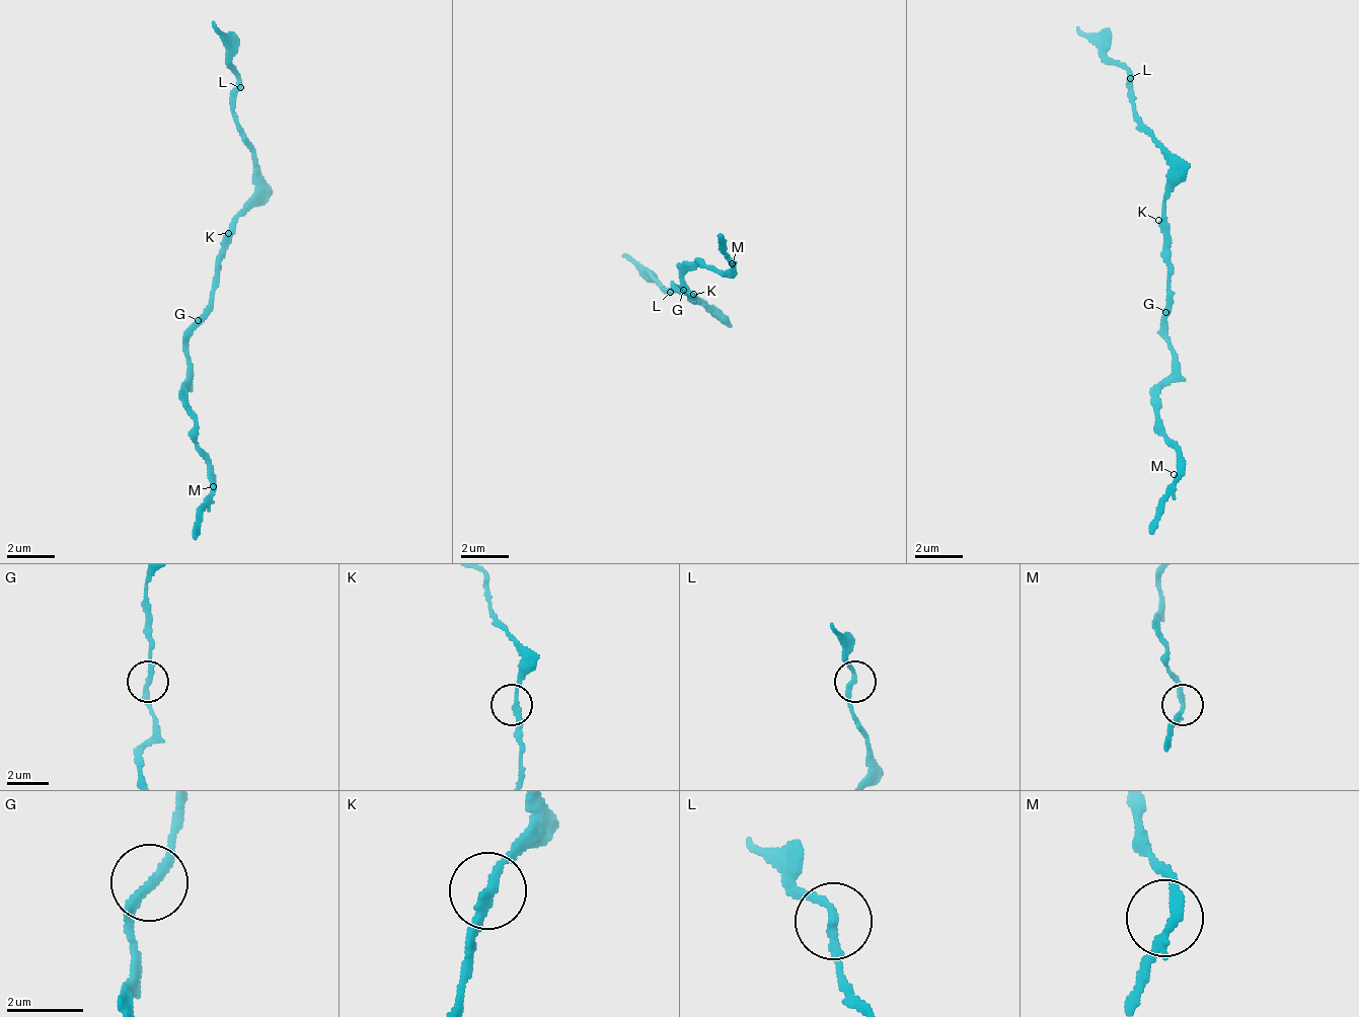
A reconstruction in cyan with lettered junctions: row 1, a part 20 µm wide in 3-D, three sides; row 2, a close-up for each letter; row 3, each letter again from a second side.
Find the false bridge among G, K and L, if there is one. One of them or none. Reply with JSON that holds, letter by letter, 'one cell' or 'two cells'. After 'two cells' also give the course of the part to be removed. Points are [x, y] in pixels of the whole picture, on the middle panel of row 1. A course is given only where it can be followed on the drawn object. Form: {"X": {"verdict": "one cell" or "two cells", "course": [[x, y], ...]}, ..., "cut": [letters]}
{"G": {"verdict": "one cell"}, "K": {"verdict": "one cell"}, "L": {"verdict": "one cell"}, "cut": []}

